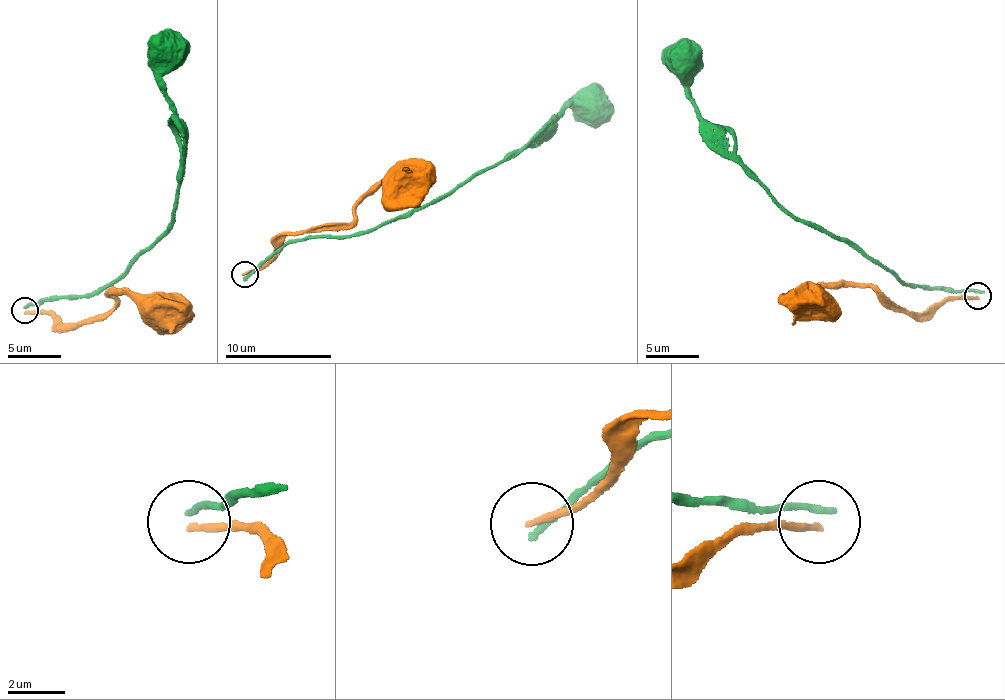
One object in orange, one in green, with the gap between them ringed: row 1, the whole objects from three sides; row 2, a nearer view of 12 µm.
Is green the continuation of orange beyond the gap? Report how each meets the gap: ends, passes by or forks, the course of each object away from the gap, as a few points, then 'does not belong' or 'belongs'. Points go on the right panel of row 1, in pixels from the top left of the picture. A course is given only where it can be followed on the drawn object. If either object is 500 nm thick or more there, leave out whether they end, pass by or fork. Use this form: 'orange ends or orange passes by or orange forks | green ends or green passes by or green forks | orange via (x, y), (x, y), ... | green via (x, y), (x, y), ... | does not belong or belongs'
orange ends | green ends | orange via (976, 295), (955, 297), (914, 313), (887, 301), (871, 287), (832, 283), (825, 288), (819, 286), (809, 301) | green via (976, 293), (898, 282), (775, 201), (753, 171), (727, 151), (727, 138), (701, 117), (685, 89), (688, 38) | does not belong

